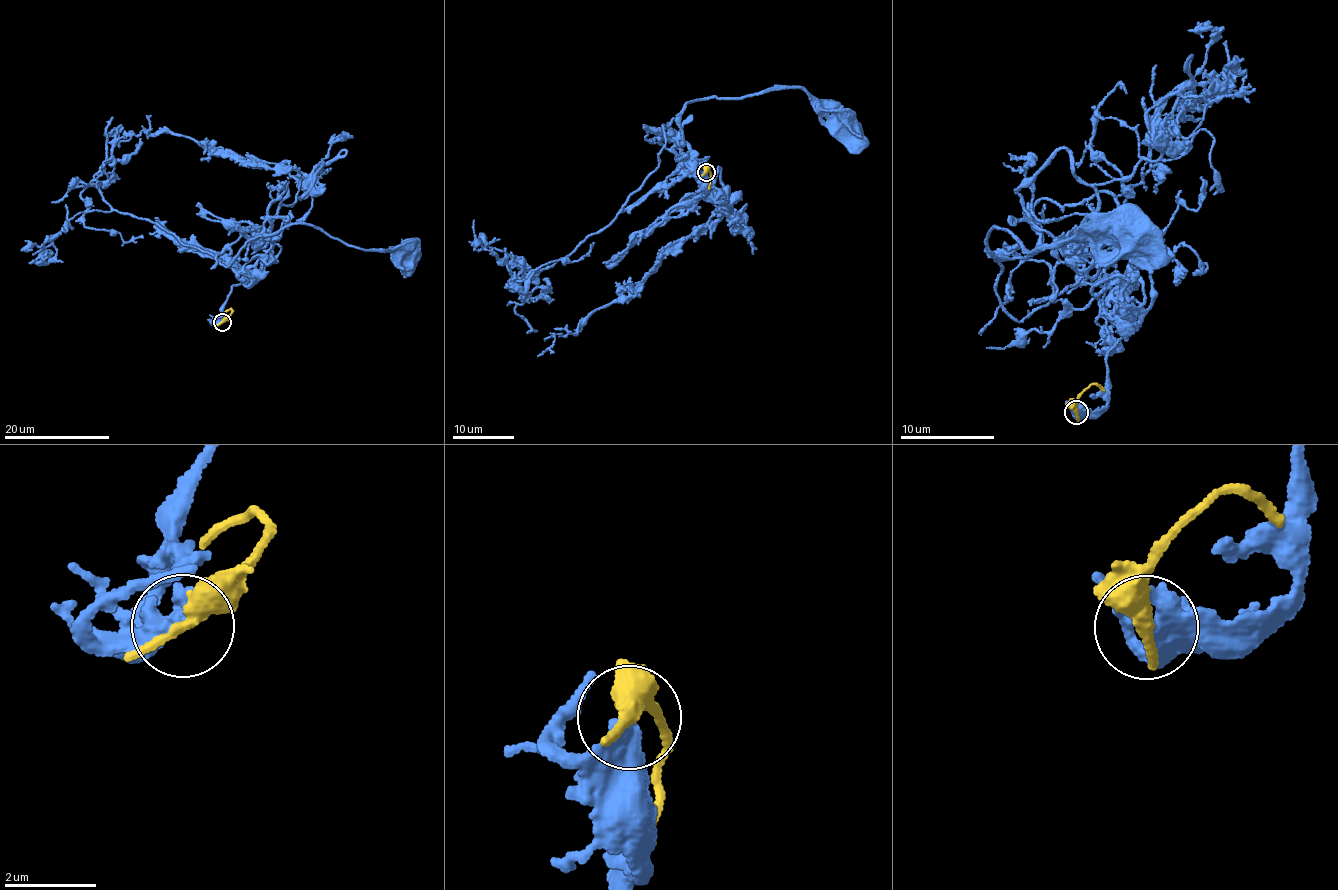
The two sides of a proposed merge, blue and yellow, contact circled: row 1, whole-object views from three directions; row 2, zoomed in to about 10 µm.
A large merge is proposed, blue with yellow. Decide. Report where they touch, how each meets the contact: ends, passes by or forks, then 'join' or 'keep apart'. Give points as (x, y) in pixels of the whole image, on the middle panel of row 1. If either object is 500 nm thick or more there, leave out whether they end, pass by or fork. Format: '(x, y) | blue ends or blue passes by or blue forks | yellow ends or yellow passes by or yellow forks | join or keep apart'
(706, 172) | blue passes by | yellow passes by | keep apart

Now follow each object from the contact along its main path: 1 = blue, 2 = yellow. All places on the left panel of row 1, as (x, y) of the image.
1: (222, 322), (234, 285), (252, 281), (271, 246), (263, 216), (264, 236), (313, 225), (360, 248), (409, 257)
2: (223, 321), (231, 308), (225, 313)

